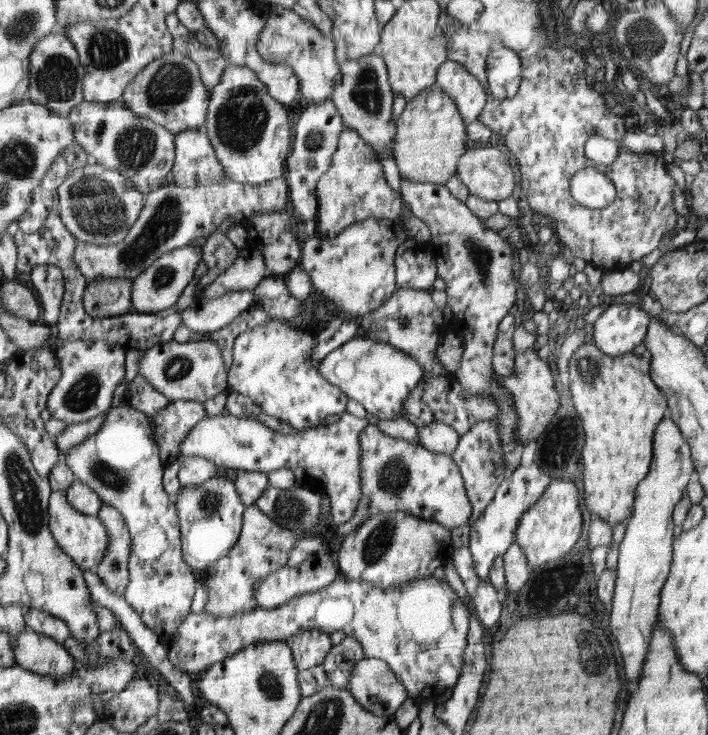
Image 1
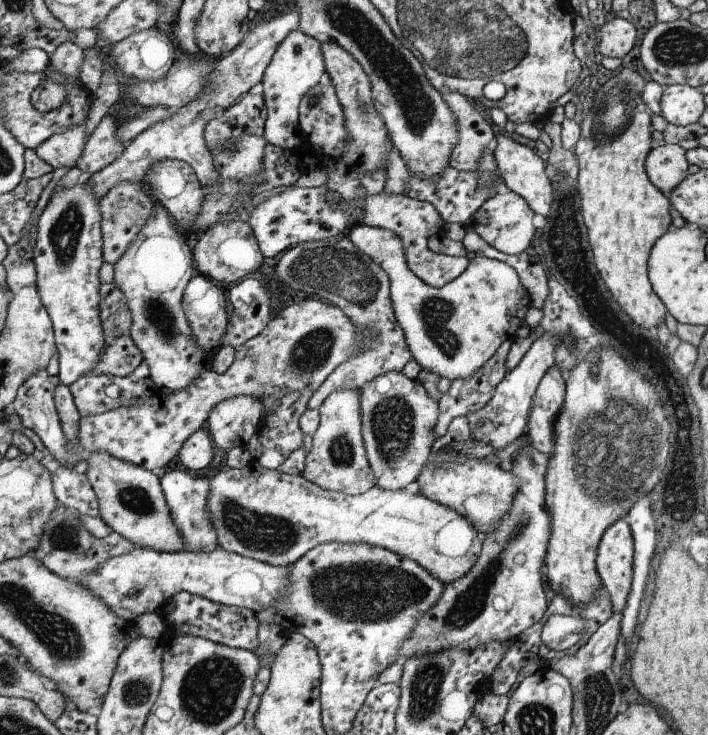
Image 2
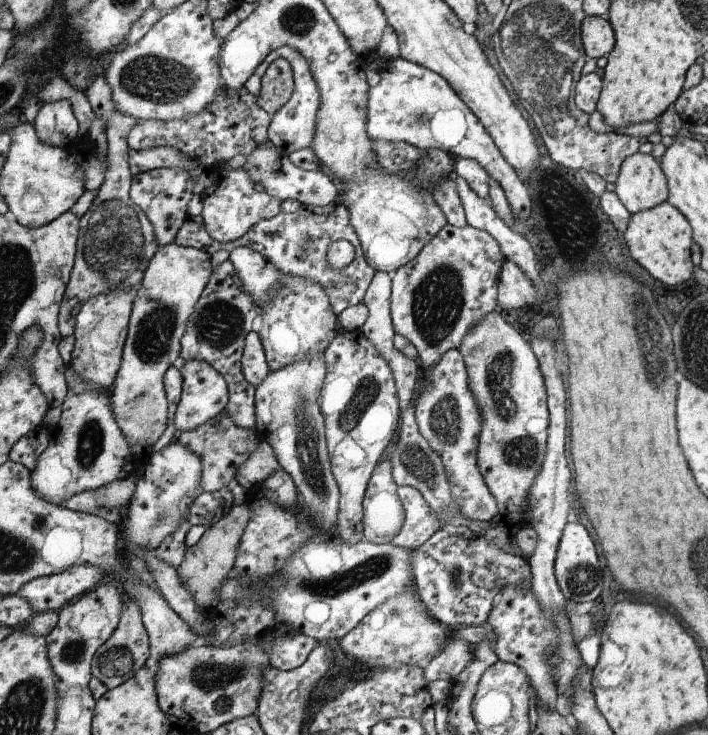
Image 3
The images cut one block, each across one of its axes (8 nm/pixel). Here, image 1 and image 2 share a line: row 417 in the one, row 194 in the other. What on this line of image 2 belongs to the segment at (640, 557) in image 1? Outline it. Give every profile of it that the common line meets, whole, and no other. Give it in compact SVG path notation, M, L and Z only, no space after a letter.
M668 143L654 148L646 158L648 179L666 196L688 176L686 152L679 145Z

